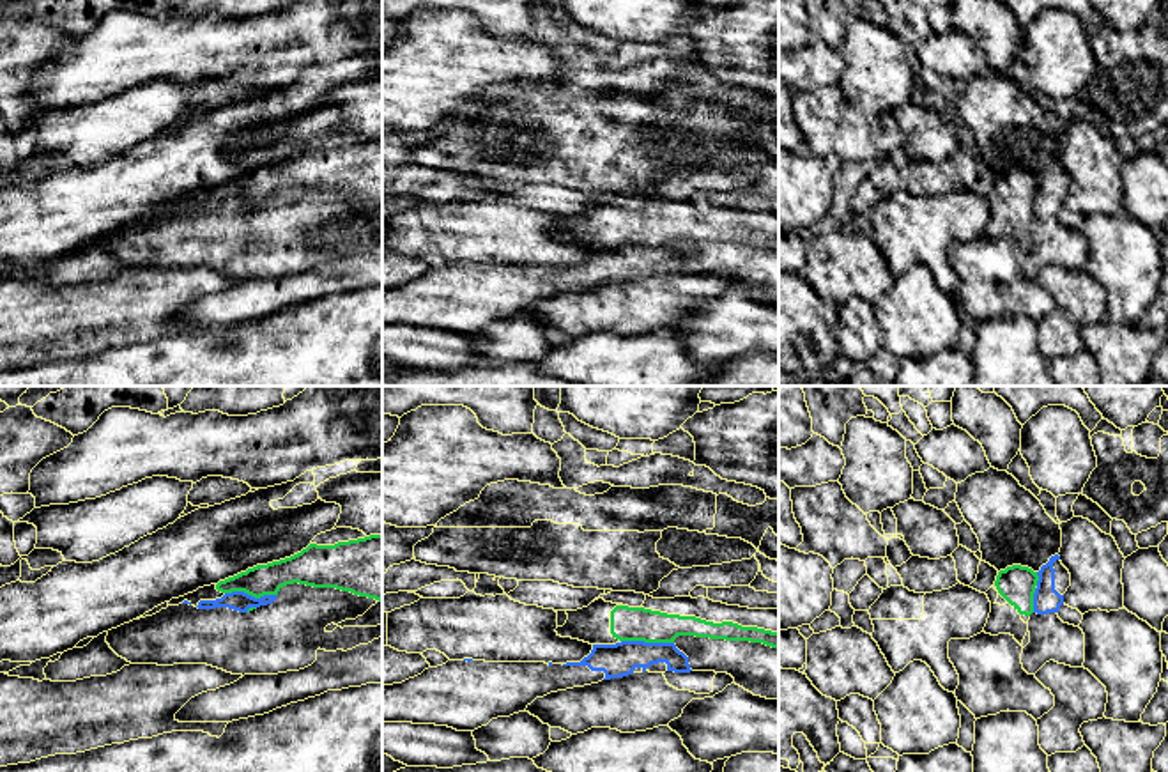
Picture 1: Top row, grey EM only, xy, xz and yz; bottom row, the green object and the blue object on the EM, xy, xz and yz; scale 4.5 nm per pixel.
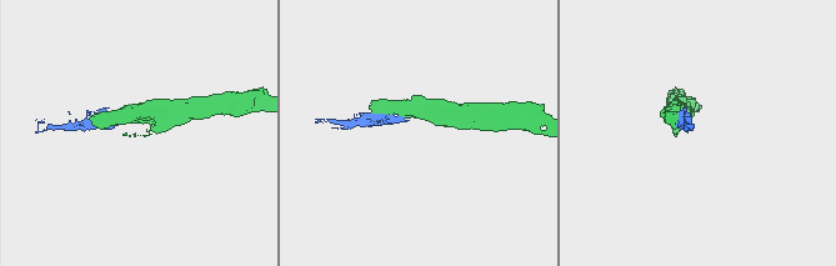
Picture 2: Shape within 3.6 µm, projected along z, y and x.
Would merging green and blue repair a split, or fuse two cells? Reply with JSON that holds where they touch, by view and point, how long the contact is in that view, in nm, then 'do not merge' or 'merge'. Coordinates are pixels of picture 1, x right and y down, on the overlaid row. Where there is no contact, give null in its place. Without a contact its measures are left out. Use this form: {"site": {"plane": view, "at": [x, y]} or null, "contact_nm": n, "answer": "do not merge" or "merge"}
{"site": {"plane": "xy", "at": [252, 595]}, "contact_nm": 240, "answer": "do not merge"}

